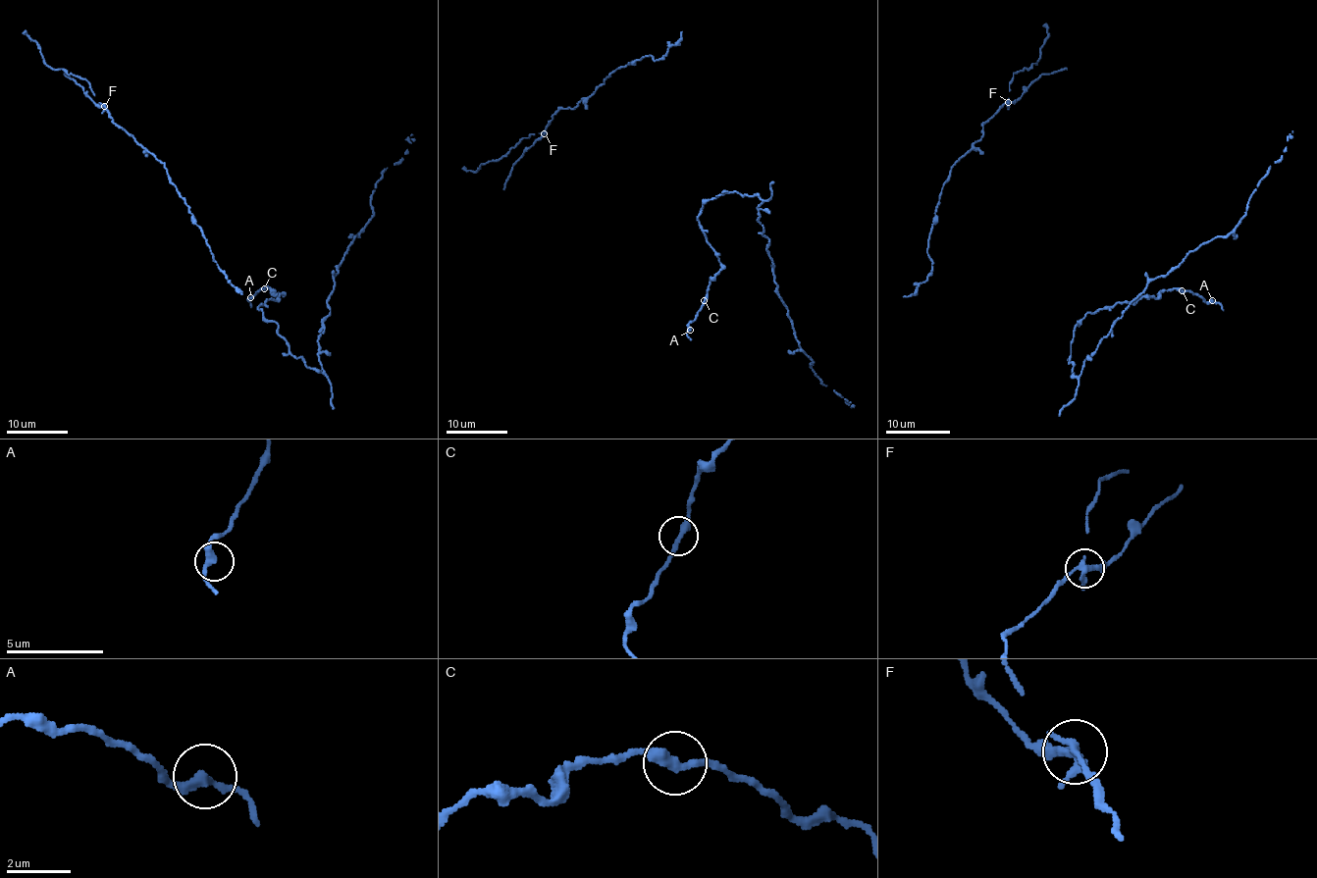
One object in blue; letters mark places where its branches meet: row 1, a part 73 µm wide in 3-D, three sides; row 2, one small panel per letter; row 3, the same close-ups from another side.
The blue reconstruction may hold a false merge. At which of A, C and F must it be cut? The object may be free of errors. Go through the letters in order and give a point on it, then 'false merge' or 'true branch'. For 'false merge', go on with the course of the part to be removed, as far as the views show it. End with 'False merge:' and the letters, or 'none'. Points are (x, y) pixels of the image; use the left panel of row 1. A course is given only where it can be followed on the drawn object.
A: place (250, 297); true branch
C: place (264, 288); true branch
F: place (104, 106); false merge; course (104, 107), (98, 107), (64, 73)
False merge: F

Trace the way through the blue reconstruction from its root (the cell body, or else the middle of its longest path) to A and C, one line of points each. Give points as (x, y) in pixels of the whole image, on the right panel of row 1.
A: (1077, 321), (1118, 302), (1133, 303), (1173, 289), (1191, 290), (1206, 302), (1212, 300)
C: (1077, 321), (1087, 313), (1108, 308), (1118, 302), (1133, 303), (1142, 297), (1158, 297), (1164, 290), (1182, 290)

